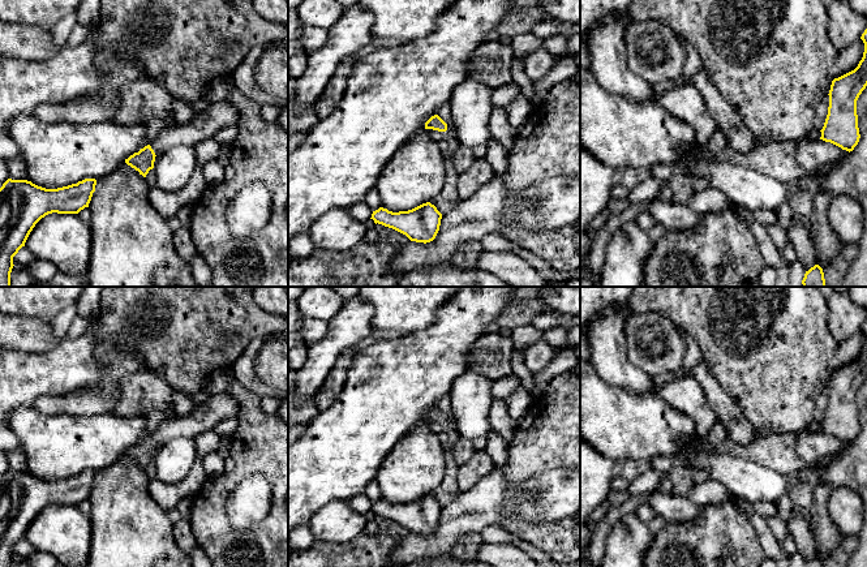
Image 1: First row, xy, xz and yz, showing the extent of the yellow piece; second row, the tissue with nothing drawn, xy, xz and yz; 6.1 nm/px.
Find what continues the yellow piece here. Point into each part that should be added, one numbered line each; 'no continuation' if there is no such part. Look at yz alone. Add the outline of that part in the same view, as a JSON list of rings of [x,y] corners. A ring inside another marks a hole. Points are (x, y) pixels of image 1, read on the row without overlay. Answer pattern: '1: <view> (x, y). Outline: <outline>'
no continuation

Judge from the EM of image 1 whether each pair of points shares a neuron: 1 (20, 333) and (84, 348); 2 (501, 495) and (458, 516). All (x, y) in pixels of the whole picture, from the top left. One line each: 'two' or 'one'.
1: two
2: one

